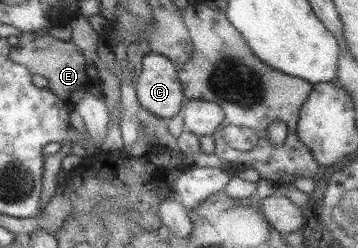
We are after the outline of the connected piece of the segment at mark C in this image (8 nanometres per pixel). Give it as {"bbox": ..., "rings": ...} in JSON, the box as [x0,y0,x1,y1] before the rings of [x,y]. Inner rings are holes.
{"bbox":[134,53,184,120],"rings":[[[158,53],[142,57],[134,87],[139,105],[154,117],[168,120],[178,114],[184,95],[175,64],[166,57]]]}

